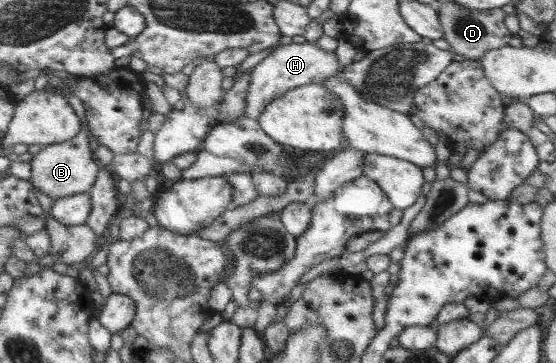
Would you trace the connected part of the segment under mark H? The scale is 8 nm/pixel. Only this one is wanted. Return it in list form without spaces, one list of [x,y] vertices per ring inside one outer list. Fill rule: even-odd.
[[[313,43],[287,44],[273,48],[272,52],[263,57],[261,62],[251,71],[248,92],[245,98],[244,115],[251,120],[258,120],[265,108],[289,90],[306,86],[307,84],[322,83],[325,79],[342,71],[342,66],[335,52],[321,50]]]

